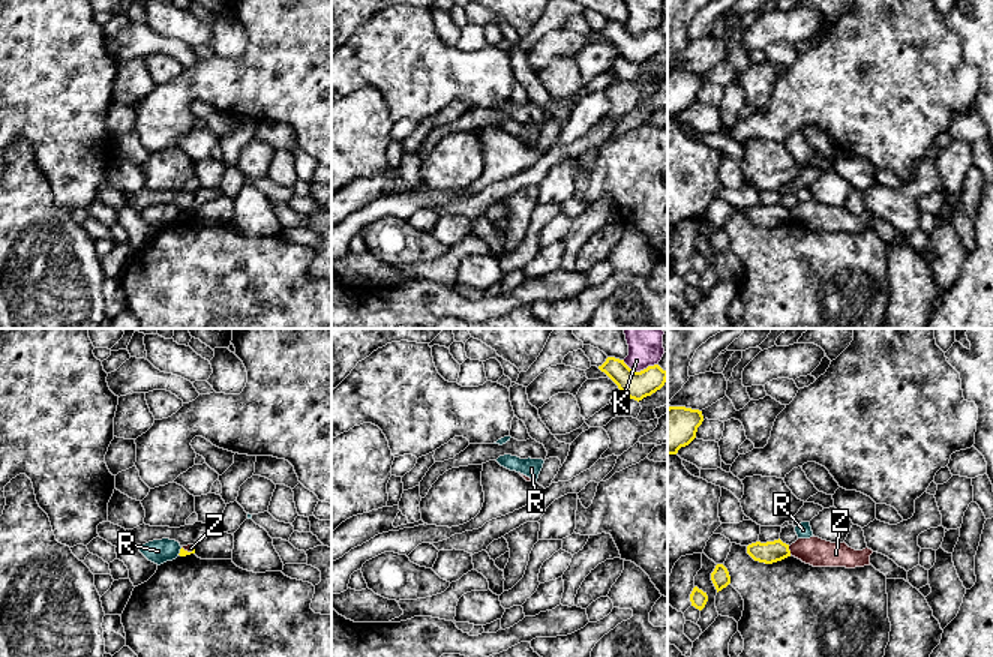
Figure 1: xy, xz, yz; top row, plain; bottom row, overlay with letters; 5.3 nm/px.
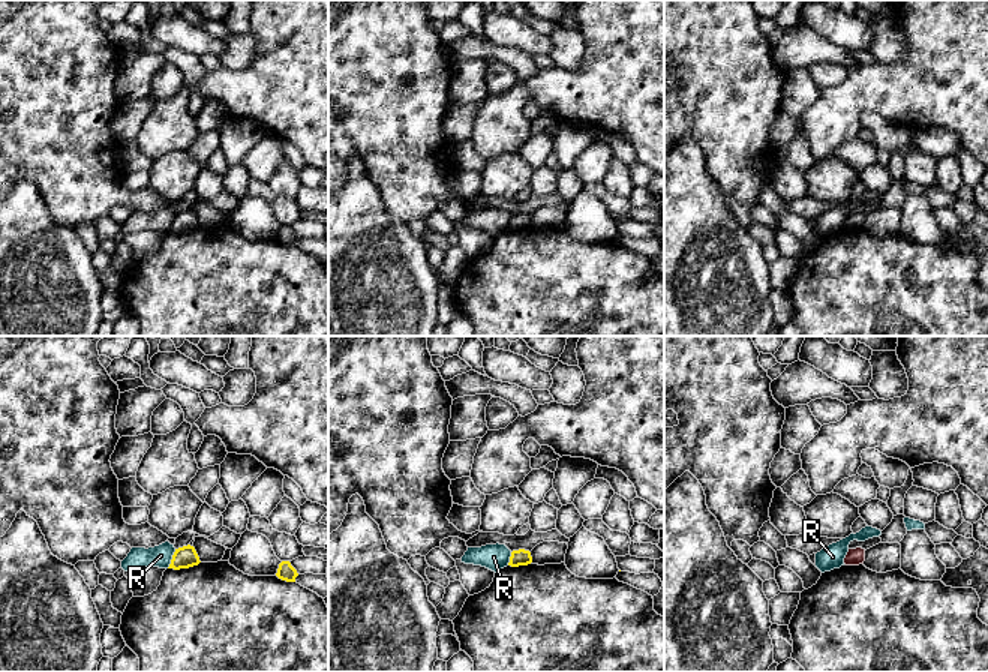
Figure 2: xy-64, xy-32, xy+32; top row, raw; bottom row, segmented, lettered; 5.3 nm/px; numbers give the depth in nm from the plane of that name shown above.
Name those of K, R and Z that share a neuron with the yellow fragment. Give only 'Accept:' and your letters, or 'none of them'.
Accept: none of them

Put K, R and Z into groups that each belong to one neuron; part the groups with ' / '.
K / R / Z

